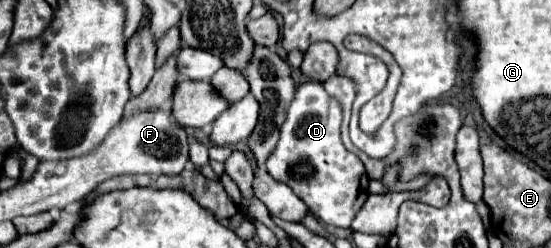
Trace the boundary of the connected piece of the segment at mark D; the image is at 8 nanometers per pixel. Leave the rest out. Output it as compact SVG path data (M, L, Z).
M307 81L307 83L299 85L295 91L295 97L287 109L287 119L281 125L281 137L277 141L277 147L267 159L269 175L283 181L285 185L289 185L299 199L307 201L307 207L311 209L311 213L317 219L321 219L325 225L333 225L333 227L351 225L351 221L355 219L355 215L359 213L359 209L363 207L363 203L367 199L367 185L369 185L369 177L365 173L363 163L353 153L349 153L345 149L345 145L341 143L341 131L339 131L341 121L343 121L341 103L323 89L323 83Z

